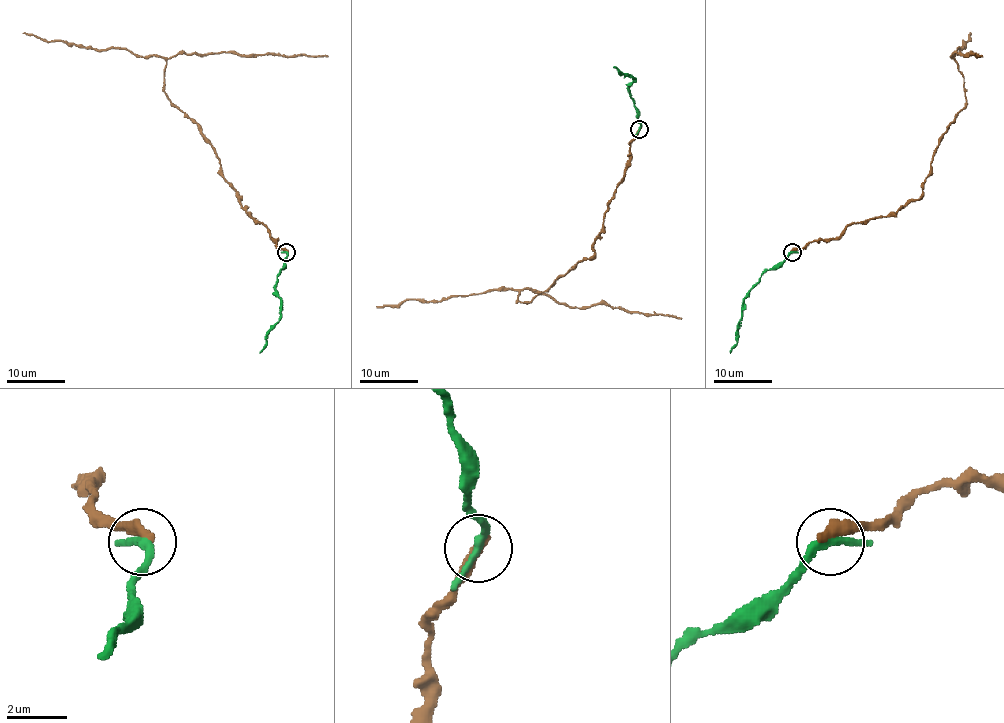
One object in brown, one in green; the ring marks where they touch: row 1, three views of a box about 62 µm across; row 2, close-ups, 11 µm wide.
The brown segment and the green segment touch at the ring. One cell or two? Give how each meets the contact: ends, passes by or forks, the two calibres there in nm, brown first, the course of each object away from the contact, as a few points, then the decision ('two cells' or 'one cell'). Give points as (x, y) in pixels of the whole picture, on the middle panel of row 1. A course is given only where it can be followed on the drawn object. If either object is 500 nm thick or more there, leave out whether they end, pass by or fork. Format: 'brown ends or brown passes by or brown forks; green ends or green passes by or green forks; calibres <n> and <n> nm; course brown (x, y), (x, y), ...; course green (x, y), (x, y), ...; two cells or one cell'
brown ends; green passes by; calibres 440 and 260 nm; course brown (640, 128), (593, 254), (526, 303), (517, 300), (523, 290), (549, 294), (572, 307), (609, 304), (681, 319); course green (640, 128), (638, 111), (631, 98), (630, 85), (634, 80), (613, 67); one cell

